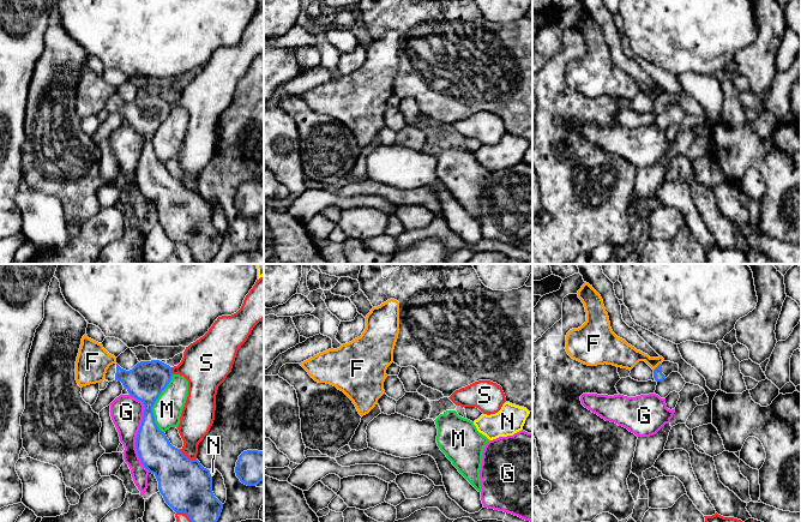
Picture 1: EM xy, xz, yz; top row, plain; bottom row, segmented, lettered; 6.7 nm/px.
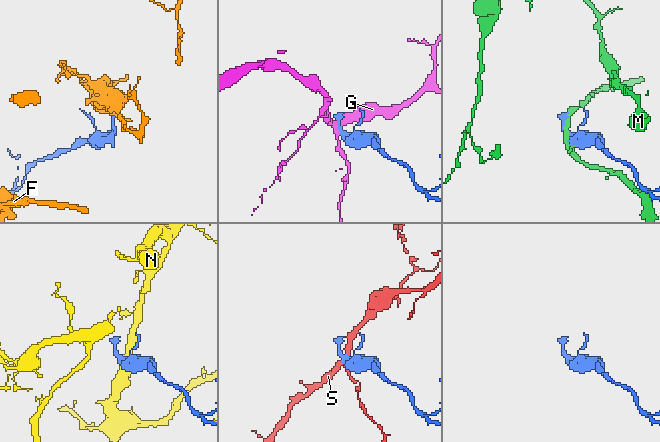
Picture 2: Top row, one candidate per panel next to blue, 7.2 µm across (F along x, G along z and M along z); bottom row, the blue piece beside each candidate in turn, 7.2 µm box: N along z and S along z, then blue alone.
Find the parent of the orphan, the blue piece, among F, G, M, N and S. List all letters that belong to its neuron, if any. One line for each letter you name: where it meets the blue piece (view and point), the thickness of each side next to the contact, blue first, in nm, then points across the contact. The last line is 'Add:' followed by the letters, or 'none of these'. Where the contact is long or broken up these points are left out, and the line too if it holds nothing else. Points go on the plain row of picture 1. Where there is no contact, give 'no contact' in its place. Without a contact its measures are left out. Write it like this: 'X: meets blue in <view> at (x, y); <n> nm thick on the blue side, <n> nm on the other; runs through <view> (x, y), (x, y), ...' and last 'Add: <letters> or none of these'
Add: none of these

